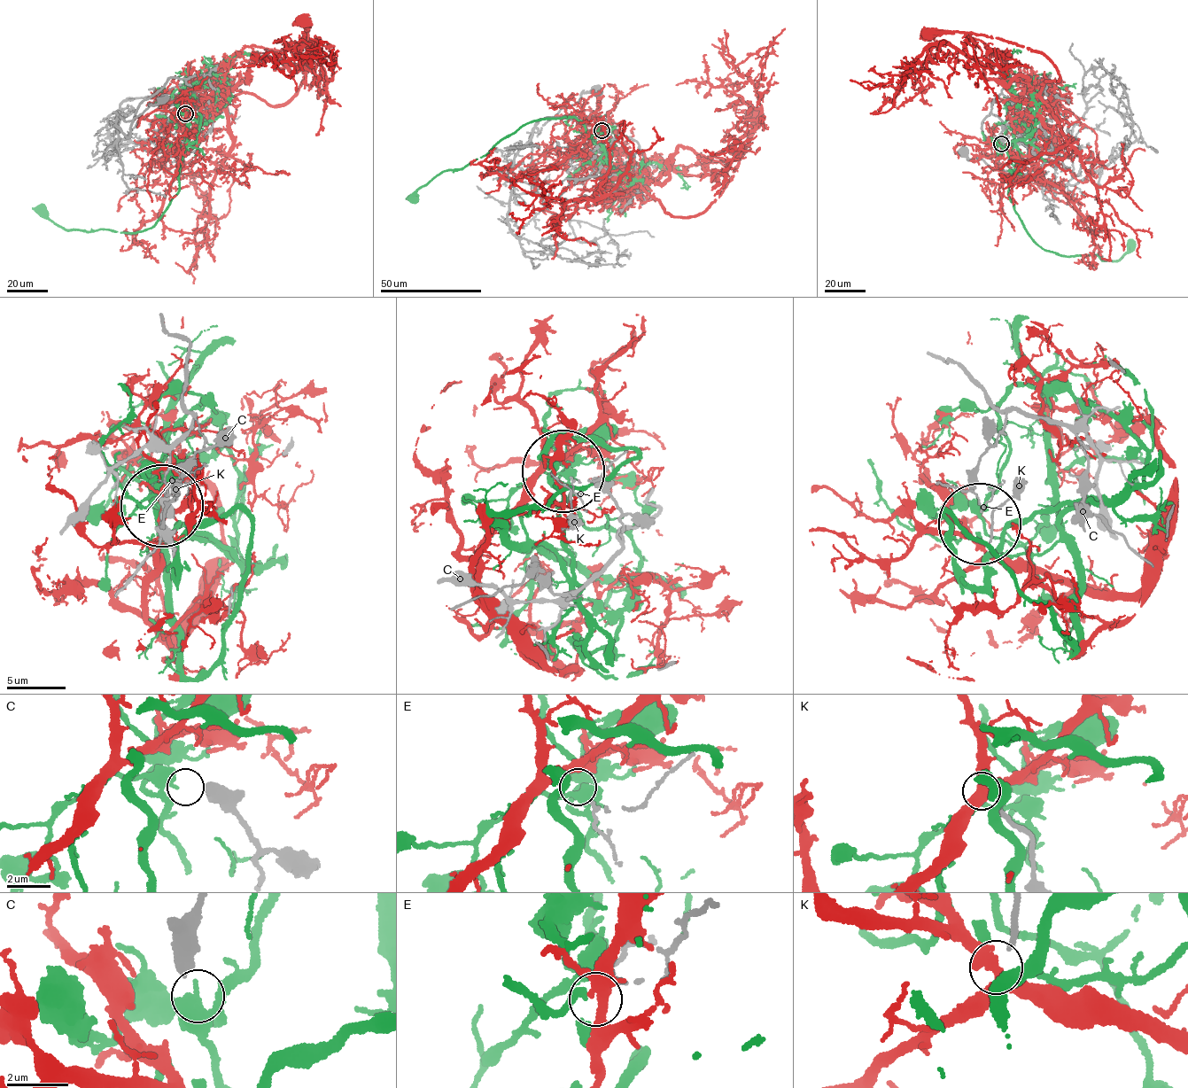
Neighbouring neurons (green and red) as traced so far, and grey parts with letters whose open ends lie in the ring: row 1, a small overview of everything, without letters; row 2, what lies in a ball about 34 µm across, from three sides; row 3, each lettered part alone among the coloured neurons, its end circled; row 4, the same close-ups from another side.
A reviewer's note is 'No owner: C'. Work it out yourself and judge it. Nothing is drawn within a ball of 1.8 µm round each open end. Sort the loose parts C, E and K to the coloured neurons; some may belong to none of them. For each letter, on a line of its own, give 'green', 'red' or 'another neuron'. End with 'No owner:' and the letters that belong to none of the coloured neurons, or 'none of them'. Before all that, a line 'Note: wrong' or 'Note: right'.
Note: wrong
C: another neuron
E: green
K: another neuron
No owner: C, K

